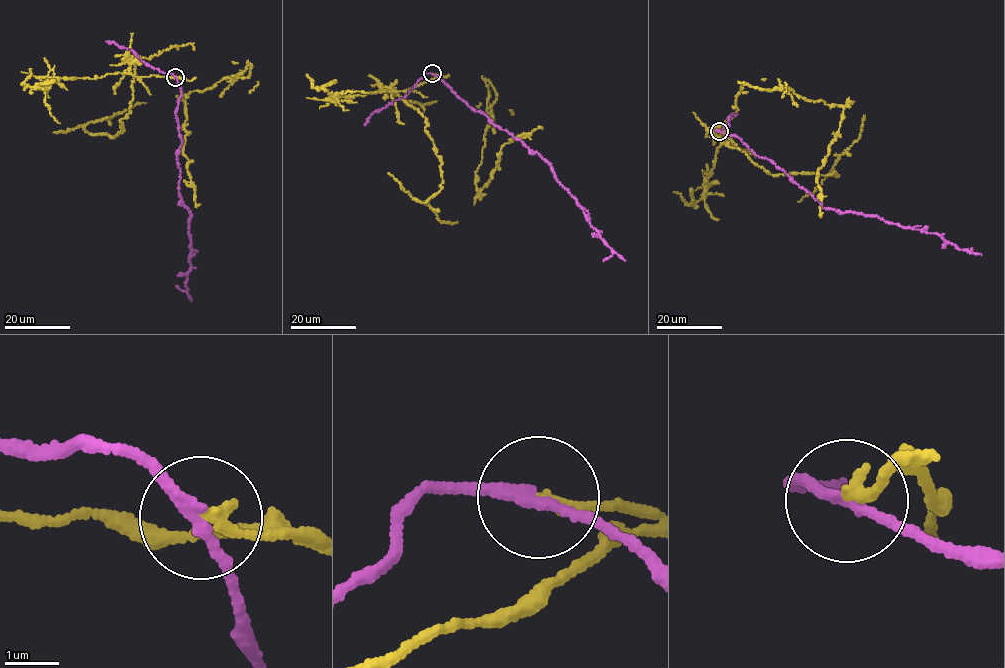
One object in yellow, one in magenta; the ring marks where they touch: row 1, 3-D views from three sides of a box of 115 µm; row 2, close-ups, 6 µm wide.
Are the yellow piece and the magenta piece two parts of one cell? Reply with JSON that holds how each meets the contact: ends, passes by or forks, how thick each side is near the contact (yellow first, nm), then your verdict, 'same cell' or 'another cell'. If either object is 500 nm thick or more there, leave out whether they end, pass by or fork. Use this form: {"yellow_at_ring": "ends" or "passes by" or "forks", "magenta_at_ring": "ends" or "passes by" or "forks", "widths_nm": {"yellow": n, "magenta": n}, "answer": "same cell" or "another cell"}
{"yellow_at_ring": "ends", "magenta_at_ring": "passes by", "widths_nm": {"yellow": 220, "magenta": 190}, "answer": "another cell"}

